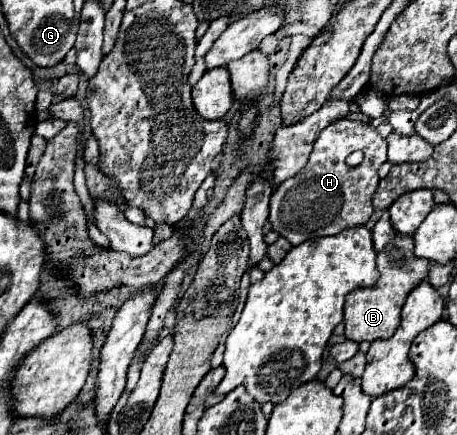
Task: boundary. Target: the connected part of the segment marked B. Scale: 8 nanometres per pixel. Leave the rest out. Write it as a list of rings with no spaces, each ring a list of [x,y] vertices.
[[[396,235],[386,249],[378,253],[378,269],[380,279],[374,287],[356,289],[346,297],[344,303],[344,325],[346,339],[350,341],[376,341],[390,339],[400,325],[400,311],[408,297],[408,293],[428,277],[430,261],[416,259],[414,255],[414,239],[410,235]]]

